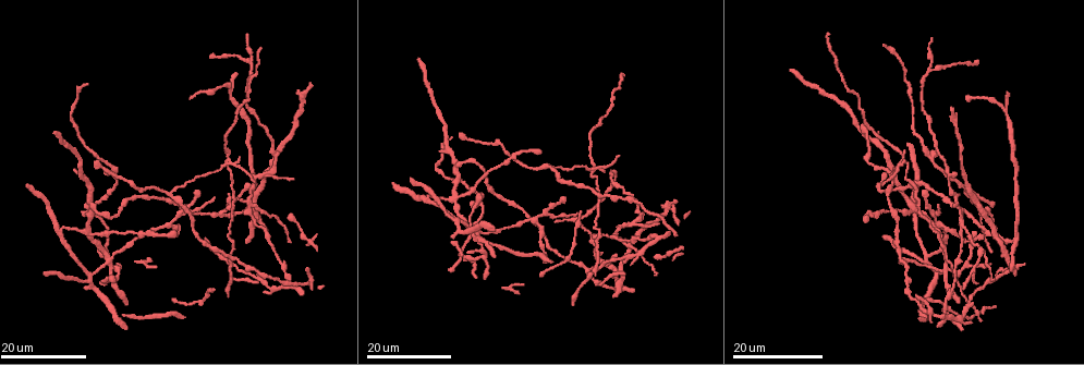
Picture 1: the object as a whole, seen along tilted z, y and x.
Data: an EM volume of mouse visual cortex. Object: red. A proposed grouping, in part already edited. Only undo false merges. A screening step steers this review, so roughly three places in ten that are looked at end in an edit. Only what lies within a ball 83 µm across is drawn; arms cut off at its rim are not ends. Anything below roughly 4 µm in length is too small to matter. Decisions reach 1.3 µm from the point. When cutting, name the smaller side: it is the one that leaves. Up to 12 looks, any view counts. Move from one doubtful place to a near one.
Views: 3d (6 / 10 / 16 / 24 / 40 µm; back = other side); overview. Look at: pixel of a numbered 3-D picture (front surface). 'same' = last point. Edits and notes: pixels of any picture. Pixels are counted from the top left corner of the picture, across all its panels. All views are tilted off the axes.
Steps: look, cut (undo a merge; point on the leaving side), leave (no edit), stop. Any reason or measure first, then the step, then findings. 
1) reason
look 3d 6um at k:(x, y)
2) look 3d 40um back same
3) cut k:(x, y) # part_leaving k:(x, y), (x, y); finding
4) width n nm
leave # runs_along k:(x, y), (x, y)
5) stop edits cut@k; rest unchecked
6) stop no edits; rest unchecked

look 3d 24um at 1:(453, 175)

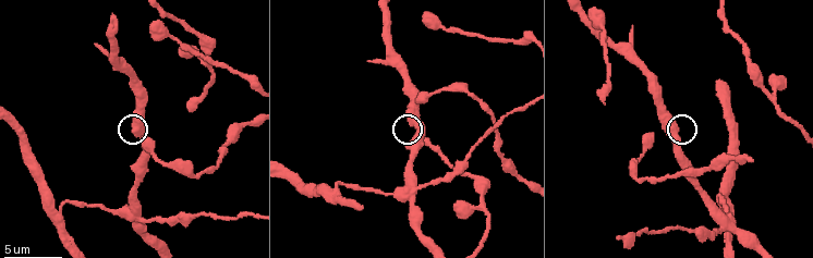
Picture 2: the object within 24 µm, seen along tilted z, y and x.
look 3d 10um at 2:(676, 130)

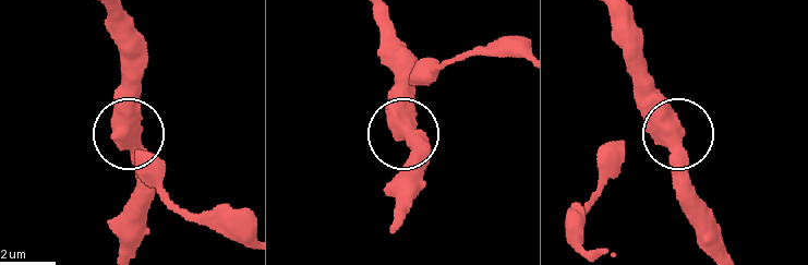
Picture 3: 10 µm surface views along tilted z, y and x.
leave # runs_along 3:(246, 239), (191, 218), (155, 179), (127, 135), (127, 74); one neuron here

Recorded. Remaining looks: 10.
three arms meet
look 3d 6um at 2:(133, 220)

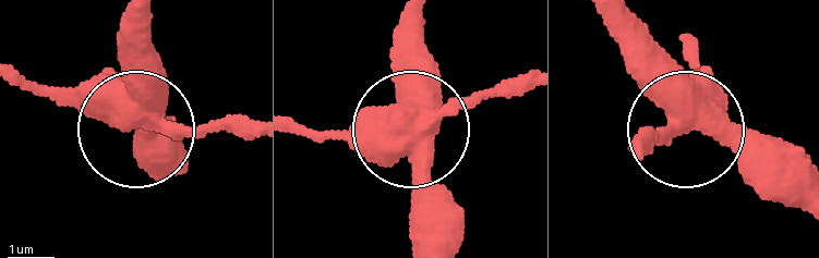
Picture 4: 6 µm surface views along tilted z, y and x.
from behind
look 3d 6um back at 4:(687, 124)

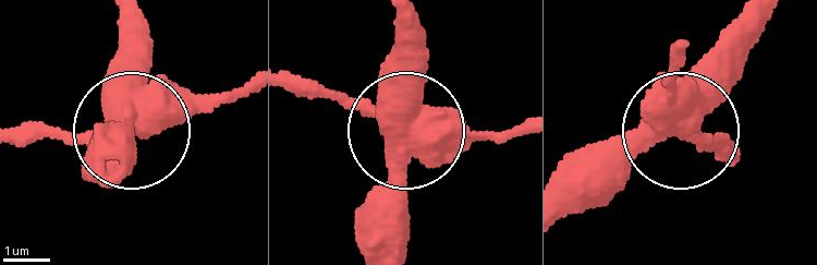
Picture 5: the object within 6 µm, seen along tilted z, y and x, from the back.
side_arm 26 um
leave # all the same neuron

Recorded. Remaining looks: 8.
arms part here
look 3d 24um at 1:(891, 181)

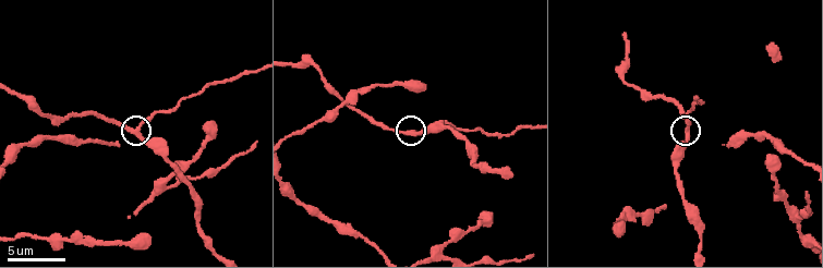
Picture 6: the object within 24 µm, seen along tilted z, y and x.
look 3d 10um at 6:(135, 130)

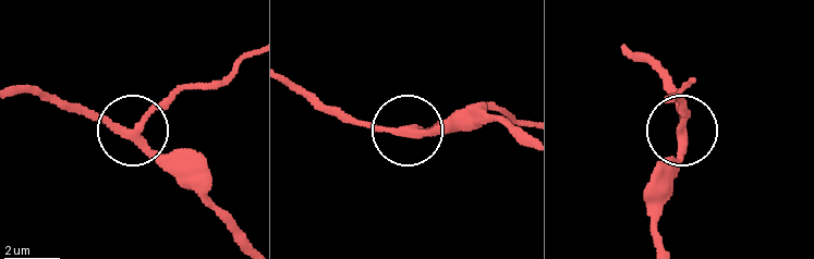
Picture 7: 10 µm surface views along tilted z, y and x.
arms 3
leave # runs_along 7:(251, 245), (141, 138), (73, 111); one neuron here

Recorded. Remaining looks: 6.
a fork
look 3d 16um at 1:(249, 205)

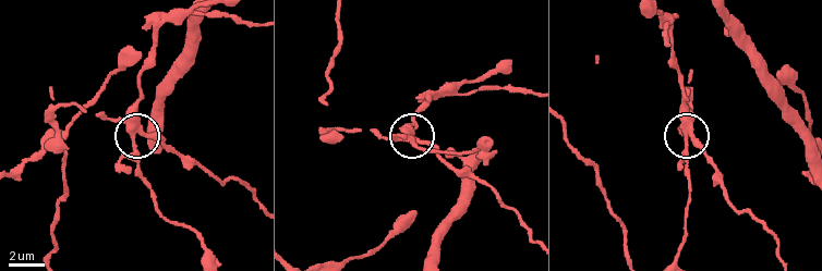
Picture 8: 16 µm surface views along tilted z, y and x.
look 3d 6um at 8:(141, 134)

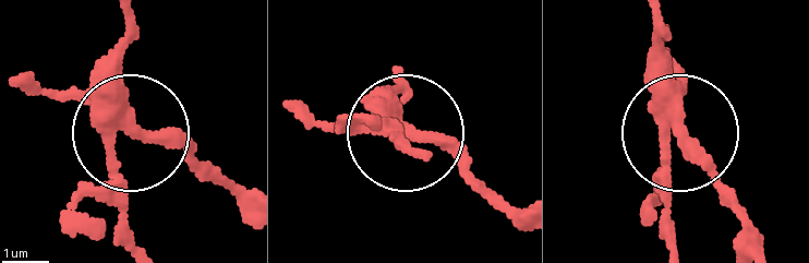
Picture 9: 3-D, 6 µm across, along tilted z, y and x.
arms 3
cut 9:(167, 129) # part_leaving 9:(121, 106), (245, 187); a second neuron is stuck on

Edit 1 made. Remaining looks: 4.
look overview

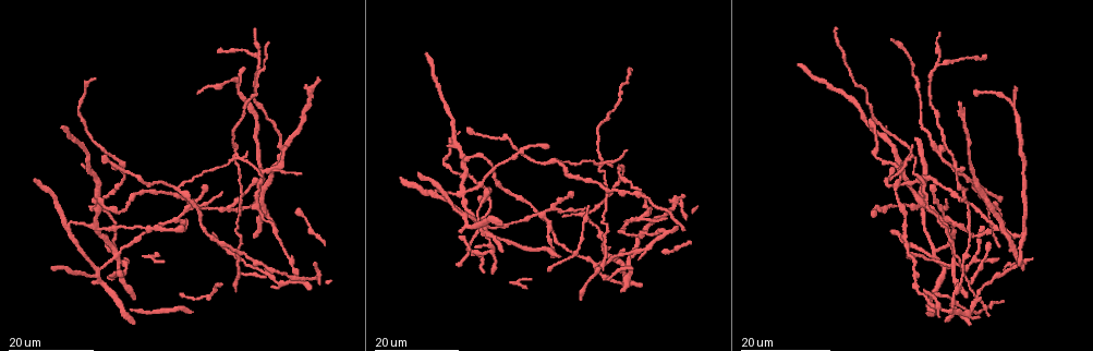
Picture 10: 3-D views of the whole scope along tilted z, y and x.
three-way junction
look 3d 24um at 10:(283, 152)

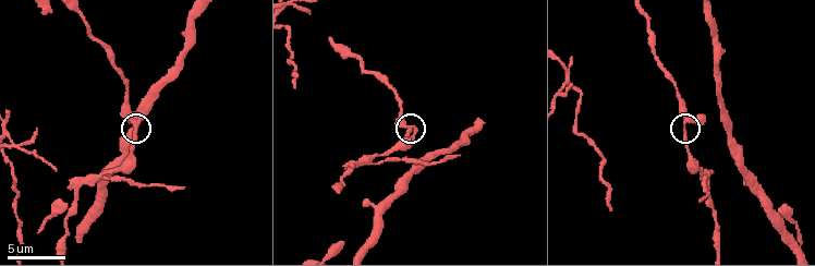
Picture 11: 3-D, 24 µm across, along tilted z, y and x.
closer look
look 3d 6um at 11:(134, 126)

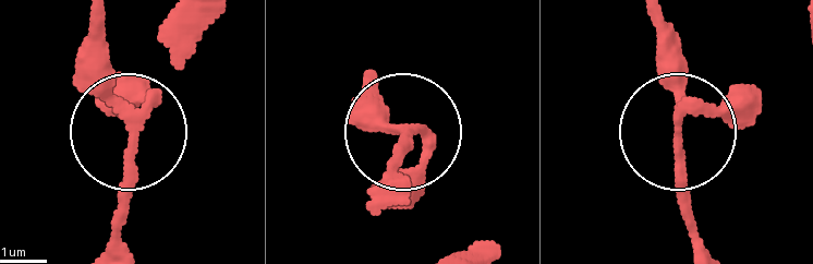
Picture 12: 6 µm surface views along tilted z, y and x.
leave # all the same neuron

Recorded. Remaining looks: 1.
stop edits cut@9; rest unchecked

